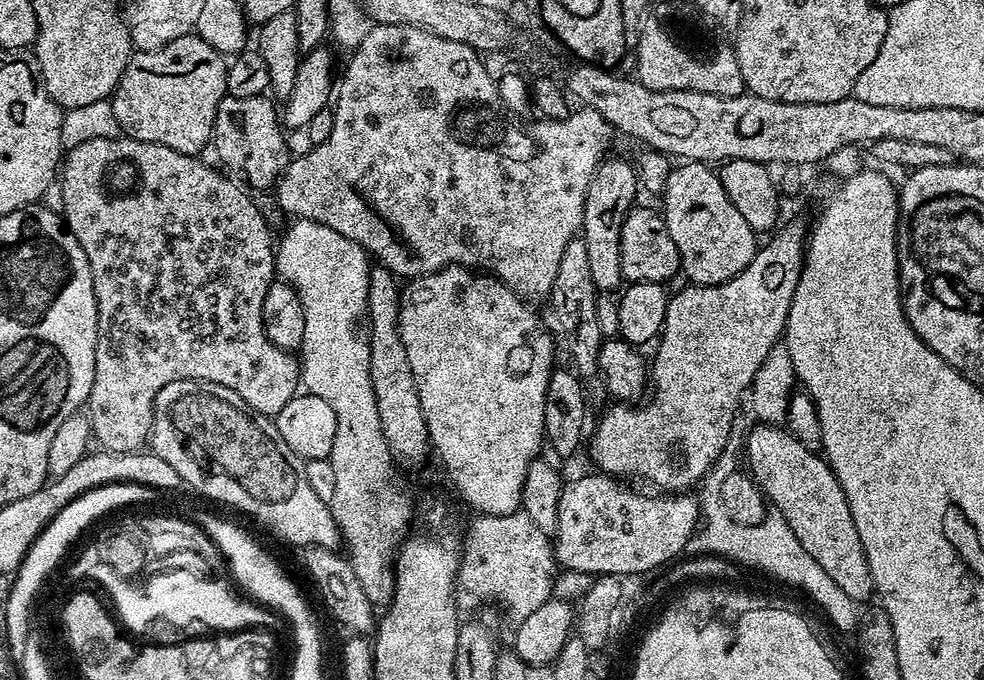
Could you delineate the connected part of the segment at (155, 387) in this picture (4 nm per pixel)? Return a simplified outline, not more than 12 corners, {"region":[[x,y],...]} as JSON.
{"region":[[142,146],[132,208],[63,208],[98,306],[86,415],[149,443],[175,380],[275,417],[269,221]]}

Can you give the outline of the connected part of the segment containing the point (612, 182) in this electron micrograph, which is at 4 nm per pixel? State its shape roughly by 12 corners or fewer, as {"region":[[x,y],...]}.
{"region":[[605,159],[584,199],[590,278],[615,293],[635,167]]}

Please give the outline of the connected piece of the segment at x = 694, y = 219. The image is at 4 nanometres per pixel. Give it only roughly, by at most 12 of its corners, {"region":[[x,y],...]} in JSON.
{"region":[[707,163],[673,167],[662,215],[693,285],[721,284],[757,233]]}

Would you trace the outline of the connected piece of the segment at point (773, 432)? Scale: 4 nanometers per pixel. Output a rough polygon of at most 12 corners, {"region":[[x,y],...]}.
{"region":[[757,423],[747,471],[857,602],[866,550],[823,455]]}

